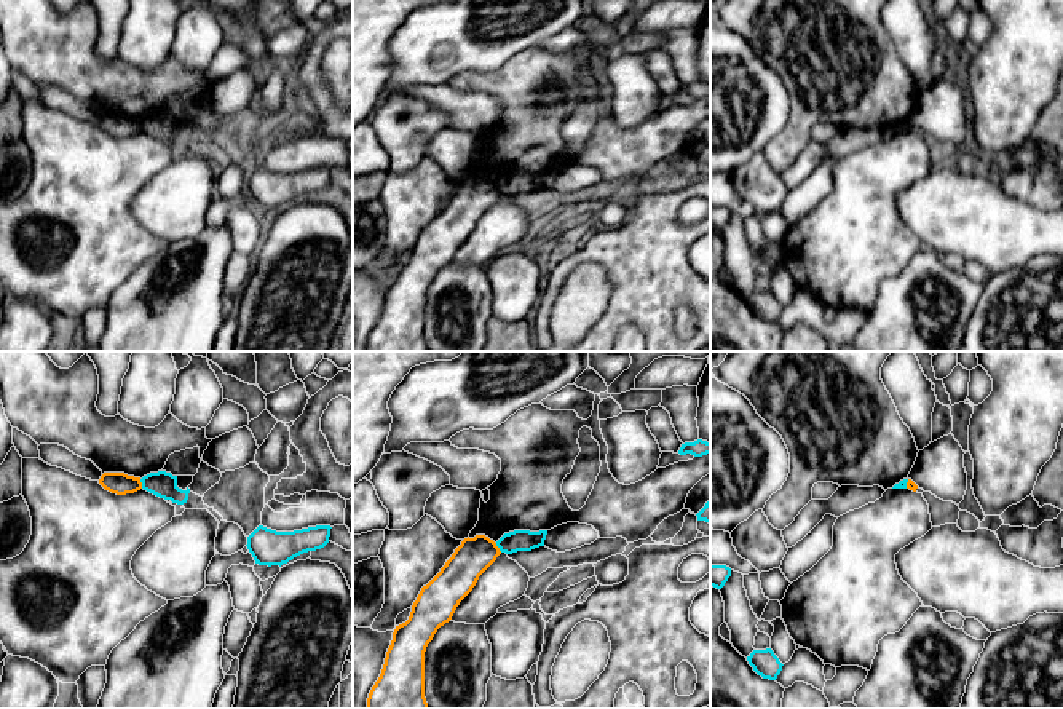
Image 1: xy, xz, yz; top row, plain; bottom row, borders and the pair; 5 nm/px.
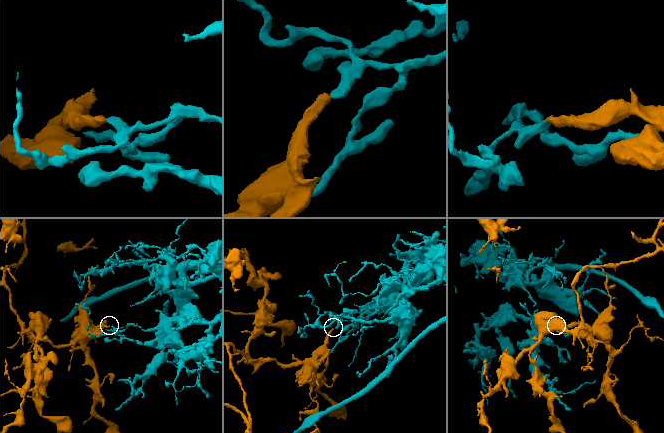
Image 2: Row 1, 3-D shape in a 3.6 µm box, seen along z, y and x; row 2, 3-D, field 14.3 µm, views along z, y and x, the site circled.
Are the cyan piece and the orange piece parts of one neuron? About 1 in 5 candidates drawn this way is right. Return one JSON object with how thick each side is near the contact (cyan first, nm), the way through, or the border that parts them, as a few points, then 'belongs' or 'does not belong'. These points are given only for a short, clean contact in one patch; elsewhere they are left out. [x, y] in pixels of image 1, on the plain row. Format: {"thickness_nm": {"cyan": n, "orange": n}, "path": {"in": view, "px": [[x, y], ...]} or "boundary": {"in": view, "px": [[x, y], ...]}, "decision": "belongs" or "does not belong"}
{"thickness_nm": {"cyan": 130, "orange": 110}, "boundary": {"in": "xy", "px": [[139, 122], [142, 130]]}, "decision": "does not belong"}

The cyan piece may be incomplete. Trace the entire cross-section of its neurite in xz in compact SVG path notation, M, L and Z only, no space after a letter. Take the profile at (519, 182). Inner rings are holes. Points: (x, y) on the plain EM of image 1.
M514 172L504 176L496 188L501 195L512 196L517 193L532 193L535 190L544 188L547 172L530 174L530 172Z

